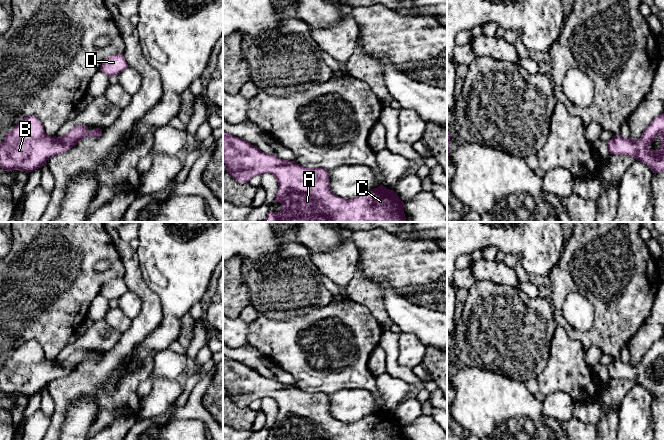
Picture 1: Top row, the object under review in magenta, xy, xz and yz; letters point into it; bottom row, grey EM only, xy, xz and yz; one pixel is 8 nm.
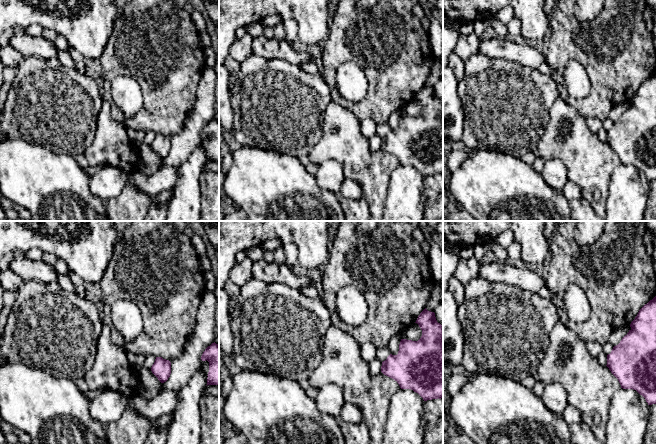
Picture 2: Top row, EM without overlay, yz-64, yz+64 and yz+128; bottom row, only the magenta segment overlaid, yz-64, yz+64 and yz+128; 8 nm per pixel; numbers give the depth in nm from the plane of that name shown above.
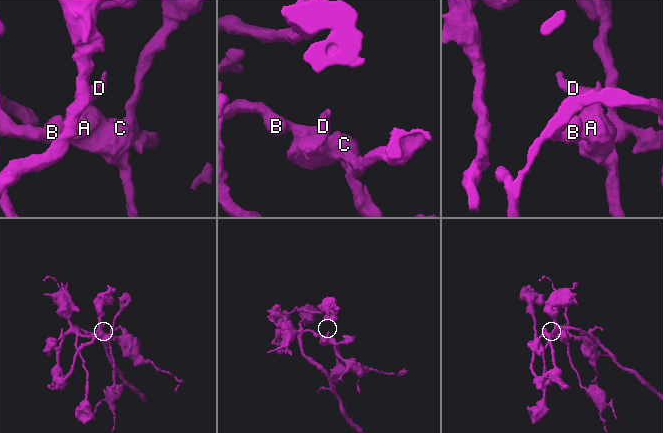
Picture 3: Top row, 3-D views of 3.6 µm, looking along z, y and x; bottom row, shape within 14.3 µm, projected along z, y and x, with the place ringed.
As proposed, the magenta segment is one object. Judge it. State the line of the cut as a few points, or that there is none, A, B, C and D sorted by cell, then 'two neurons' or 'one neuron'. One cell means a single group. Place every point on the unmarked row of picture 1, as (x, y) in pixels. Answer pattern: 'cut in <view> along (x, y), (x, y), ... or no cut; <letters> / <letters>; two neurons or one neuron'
no cut; A B C D; one neuron

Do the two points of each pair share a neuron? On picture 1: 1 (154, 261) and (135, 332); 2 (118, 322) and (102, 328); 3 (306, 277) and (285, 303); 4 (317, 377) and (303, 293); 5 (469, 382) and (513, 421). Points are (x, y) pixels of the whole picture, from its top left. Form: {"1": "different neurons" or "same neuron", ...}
{"1": "different neurons", "2": "different neurons", "3": "same neuron", "4": "different neurons", "5": "same neuron"}

